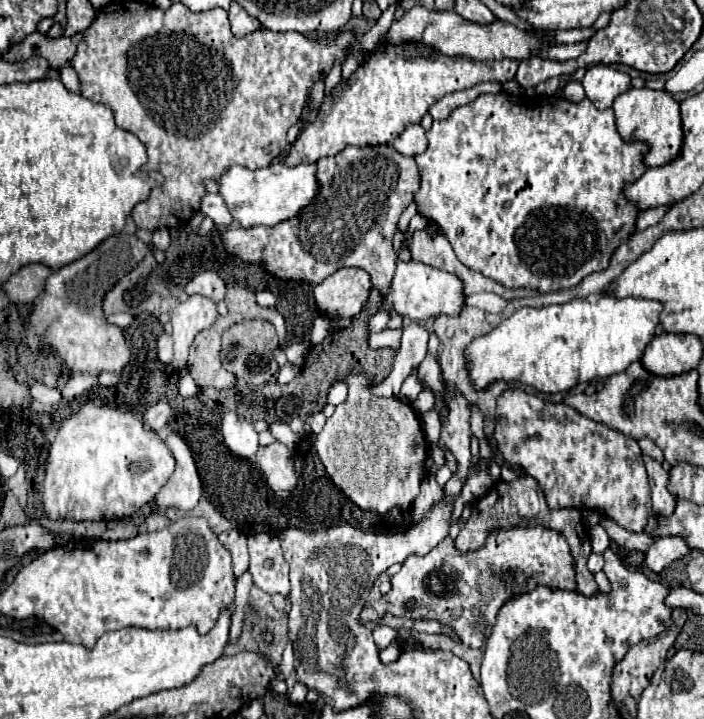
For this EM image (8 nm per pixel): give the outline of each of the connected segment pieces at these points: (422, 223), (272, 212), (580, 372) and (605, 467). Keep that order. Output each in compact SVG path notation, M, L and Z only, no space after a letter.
M417 213L410 221L408 228L405 230L405 239L402 248L406 248L406 239L408 235L413 234L417 230L424 229L428 225L428 220L421 214Z
M273 162L259 170L247 170L243 166L231 166L227 174L219 180L221 196L225 198L233 218L243 226L275 226L283 220L295 218L305 206L313 202L319 194L317 182L317 166L315 164L299 164L287 166L285 162Z
M603 294L599 298L575 298L567 304L545 306L545 308L521 308L507 320L503 320L495 330L479 336L467 348L469 374L475 388L487 386L493 380L523 382L539 392L555 394L571 390L581 382L591 382L595 378L607 378L611 374L623 372L631 362L641 360L647 344L655 338L659 326L659 314L663 304L657 300L641 298L615 298L613 294Z
M509 388L497 398L493 440L509 466L521 466L539 482L551 508L599 510L625 530L643 532L647 528L647 522L651 518L649 478L643 464L643 452L635 438L589 420L565 402L547 402L519 388Z

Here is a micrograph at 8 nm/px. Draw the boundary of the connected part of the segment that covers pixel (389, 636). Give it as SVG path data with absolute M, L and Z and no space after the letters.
M377 624L377 626L373 628L373 638L375 638L375 644L377 644L381 650L383 650L391 640L401 640L399 634L397 634L393 628L383 626L383 624Z

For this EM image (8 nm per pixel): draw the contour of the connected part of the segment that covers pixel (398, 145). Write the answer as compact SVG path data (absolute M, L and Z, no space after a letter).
M411 124L407 126L407 130L403 130L403 134L399 134L395 138L393 148L403 154L403 156L417 156L427 148L427 138L425 138L425 130L421 124Z

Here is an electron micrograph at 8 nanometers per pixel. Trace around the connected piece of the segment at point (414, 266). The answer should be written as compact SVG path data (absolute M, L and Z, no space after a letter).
M397 262L397 272L391 284L389 294L385 296L385 306L389 312L397 312L401 316L409 316L413 322L419 320L429 320L439 314L449 314L457 316L465 308L465 292L463 292L463 282L445 270L427 266L423 262Z

